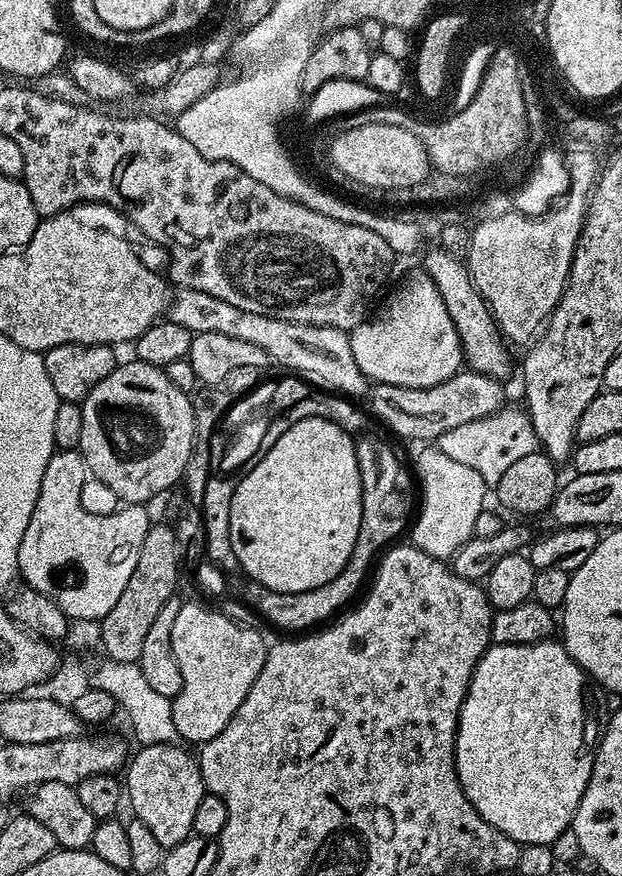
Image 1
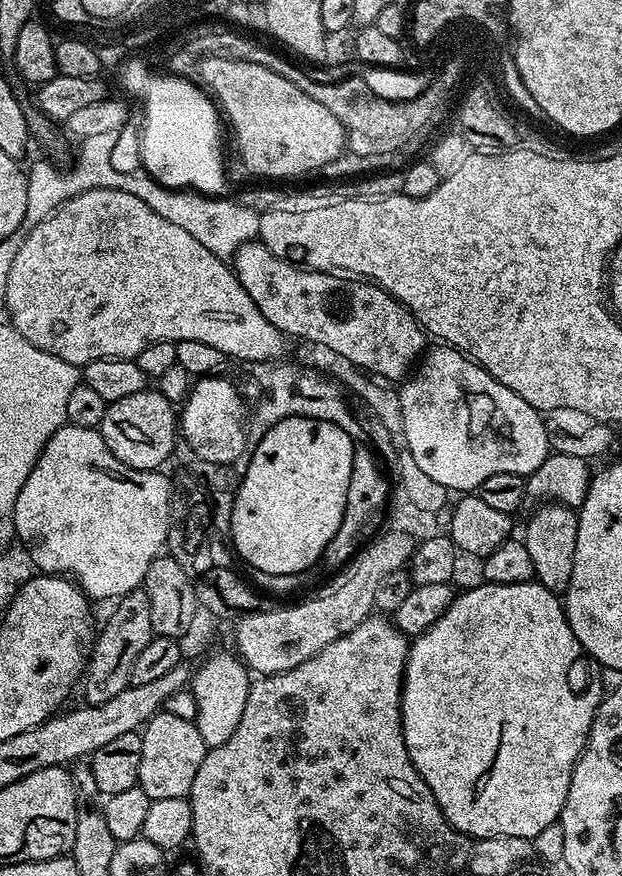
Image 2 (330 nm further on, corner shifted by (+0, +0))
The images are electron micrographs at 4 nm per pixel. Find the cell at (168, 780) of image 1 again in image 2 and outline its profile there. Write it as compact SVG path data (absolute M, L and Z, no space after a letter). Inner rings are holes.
M161 710L142 728L142 762L138 766L139 788L151 800L185 798L192 791L194 774L202 766L206 746L195 723Z

